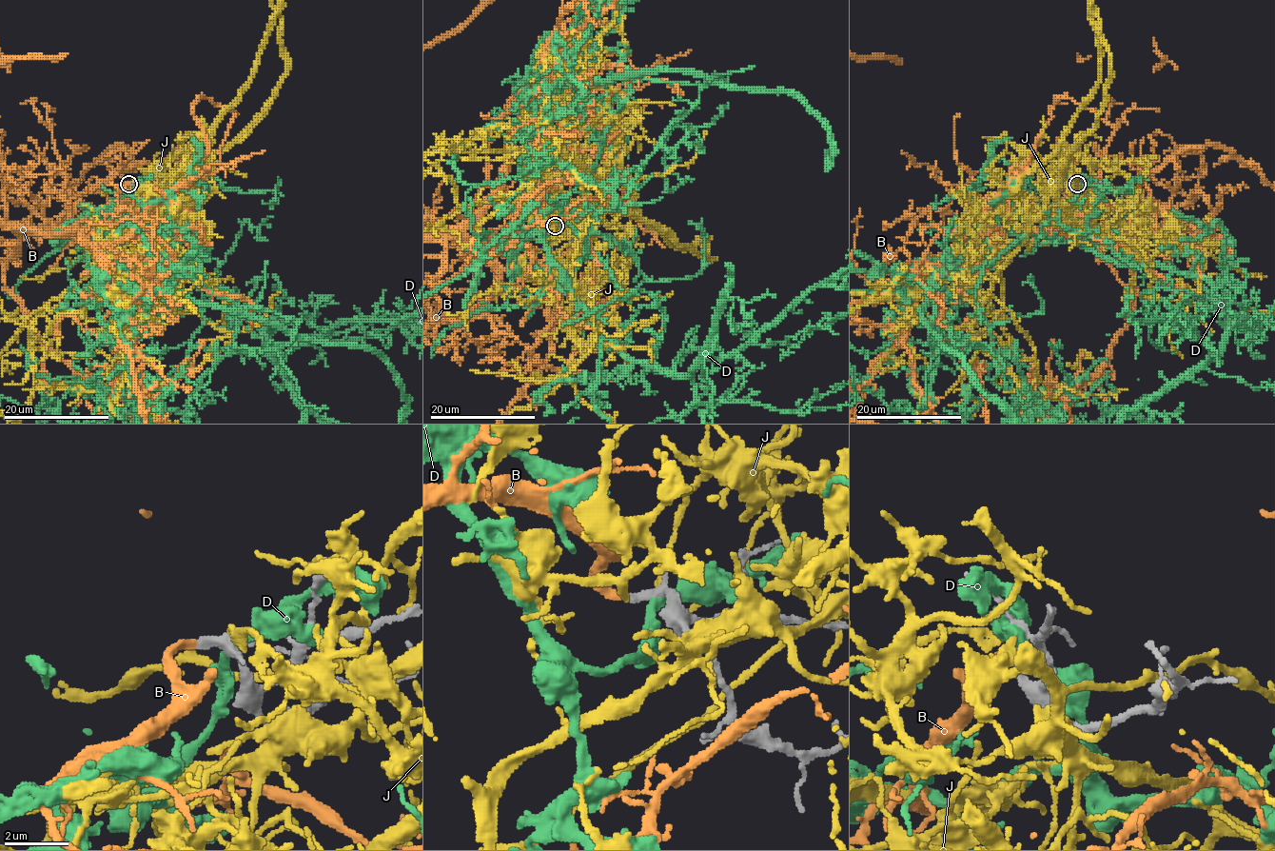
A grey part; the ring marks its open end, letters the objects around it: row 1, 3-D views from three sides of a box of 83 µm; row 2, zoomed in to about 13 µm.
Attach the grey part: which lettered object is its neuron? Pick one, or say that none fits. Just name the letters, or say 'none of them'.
B

